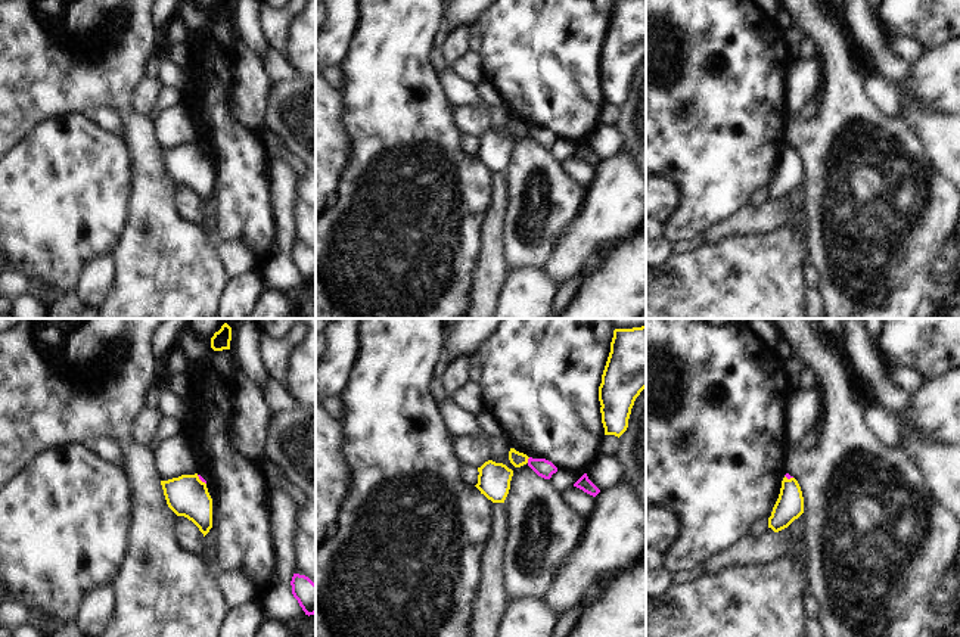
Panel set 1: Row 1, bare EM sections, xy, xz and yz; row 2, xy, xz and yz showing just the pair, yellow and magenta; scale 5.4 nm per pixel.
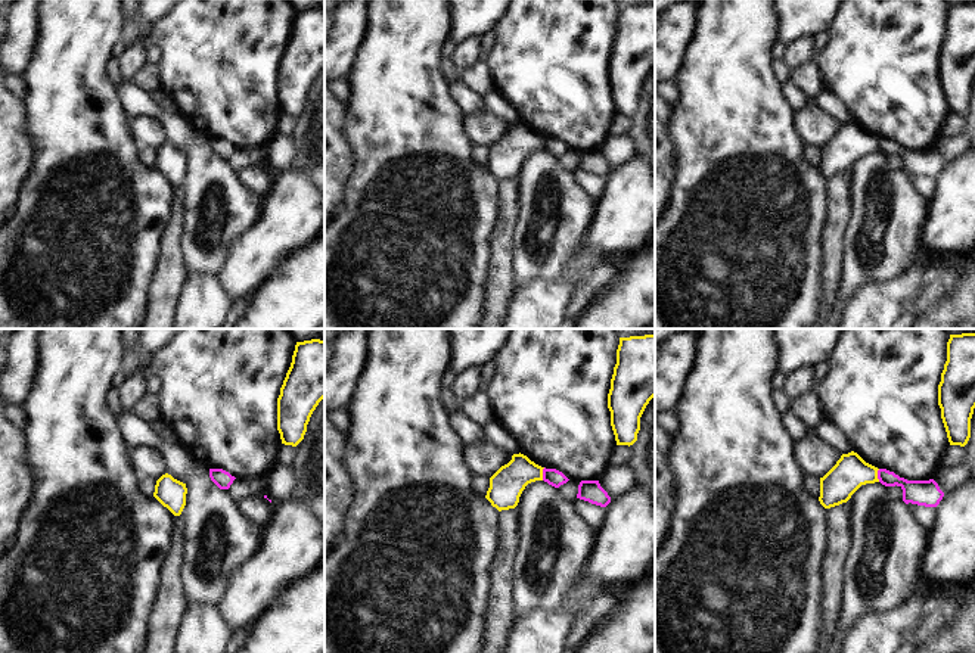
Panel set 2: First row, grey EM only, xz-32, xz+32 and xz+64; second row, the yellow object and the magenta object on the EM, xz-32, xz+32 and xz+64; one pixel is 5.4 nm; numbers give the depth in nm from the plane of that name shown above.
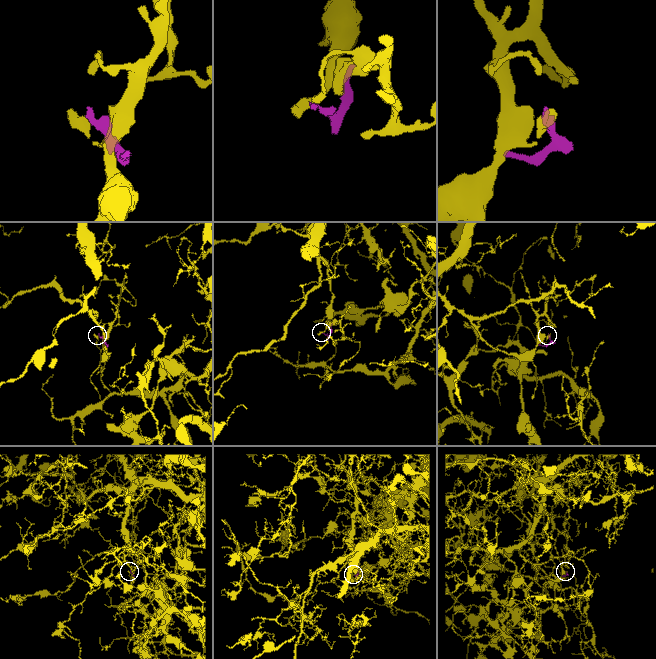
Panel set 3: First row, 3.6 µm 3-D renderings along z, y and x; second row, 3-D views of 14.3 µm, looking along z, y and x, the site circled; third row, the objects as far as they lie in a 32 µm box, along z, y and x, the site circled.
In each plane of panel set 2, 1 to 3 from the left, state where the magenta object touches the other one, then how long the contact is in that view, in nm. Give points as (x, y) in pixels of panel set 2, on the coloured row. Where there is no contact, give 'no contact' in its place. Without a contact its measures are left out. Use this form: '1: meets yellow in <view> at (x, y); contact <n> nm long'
1: no contact
2: meets yellow in xz+32 at (542, 473); contact 70 nm long
3: meets yellow in xz+64 at (876, 475); contact 70 nm long

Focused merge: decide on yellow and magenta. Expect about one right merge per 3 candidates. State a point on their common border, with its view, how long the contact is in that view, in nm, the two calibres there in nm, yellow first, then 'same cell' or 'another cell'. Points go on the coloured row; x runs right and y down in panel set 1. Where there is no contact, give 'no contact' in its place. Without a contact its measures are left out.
contact xz (527, 460); length 40 nm; calibres 80 and 100 nm; another cell

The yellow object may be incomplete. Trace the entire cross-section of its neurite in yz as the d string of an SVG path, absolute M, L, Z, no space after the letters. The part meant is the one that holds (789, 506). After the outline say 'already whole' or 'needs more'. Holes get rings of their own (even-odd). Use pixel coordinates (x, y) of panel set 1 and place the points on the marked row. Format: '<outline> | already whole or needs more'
M795 478L782 481L779 498L768 518L768 528L779 532L787 528L795 519L804 513L804 497L801 487Z | already whole

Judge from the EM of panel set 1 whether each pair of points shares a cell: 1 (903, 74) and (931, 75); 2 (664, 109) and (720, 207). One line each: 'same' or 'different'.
1: different
2: same

